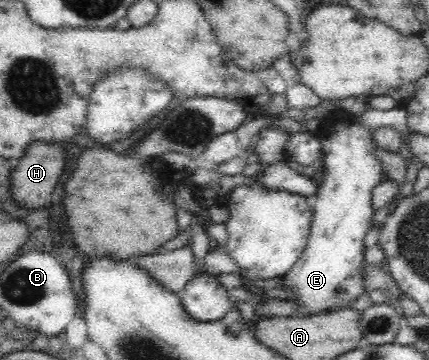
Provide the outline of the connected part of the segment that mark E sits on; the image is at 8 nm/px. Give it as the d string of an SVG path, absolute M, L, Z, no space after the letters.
M336 107L325 118L321 118L312 132L321 142L323 168L320 181L317 181L316 202L311 207L310 237L303 255L289 273L281 277L281 287L291 287L295 301L299 303L299 311L303 313L332 312L352 308L363 288L362 265L364 261L363 241L367 231L372 227L375 209L371 206L372 189L387 179L384 175L383 163L374 154L376 146L372 130L360 124L360 115L349 113L346 109Z

